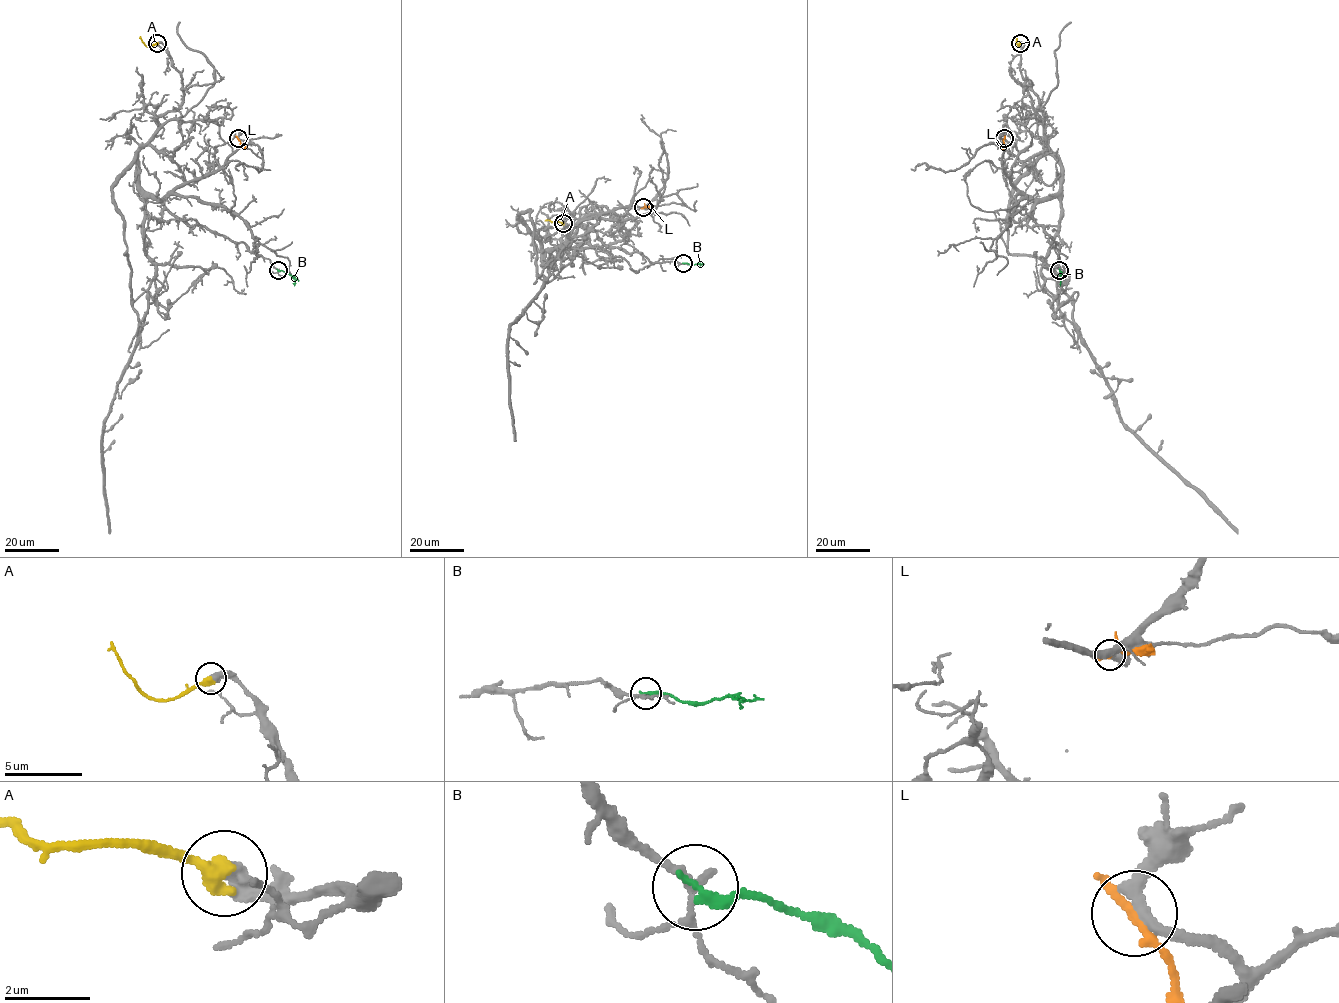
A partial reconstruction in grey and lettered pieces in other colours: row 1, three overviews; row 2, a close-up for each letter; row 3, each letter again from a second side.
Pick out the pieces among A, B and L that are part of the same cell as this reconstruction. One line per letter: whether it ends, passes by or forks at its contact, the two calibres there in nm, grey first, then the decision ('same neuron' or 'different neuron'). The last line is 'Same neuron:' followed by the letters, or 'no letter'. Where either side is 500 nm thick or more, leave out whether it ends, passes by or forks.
A: it ends there; 400 nm thick on the grey side, 480 nm on the other; same neuron
B: it ends there; 150 nm thick on the grey side, 240 nm on the other; different neuron
L: it ends there; 240 nm thick on the grey side, 260 nm on the other; different neuron
Same neuron: A

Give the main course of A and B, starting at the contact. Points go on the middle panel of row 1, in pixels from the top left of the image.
A: (563, 223), (546, 220)
B: (683, 263), (699, 263)

